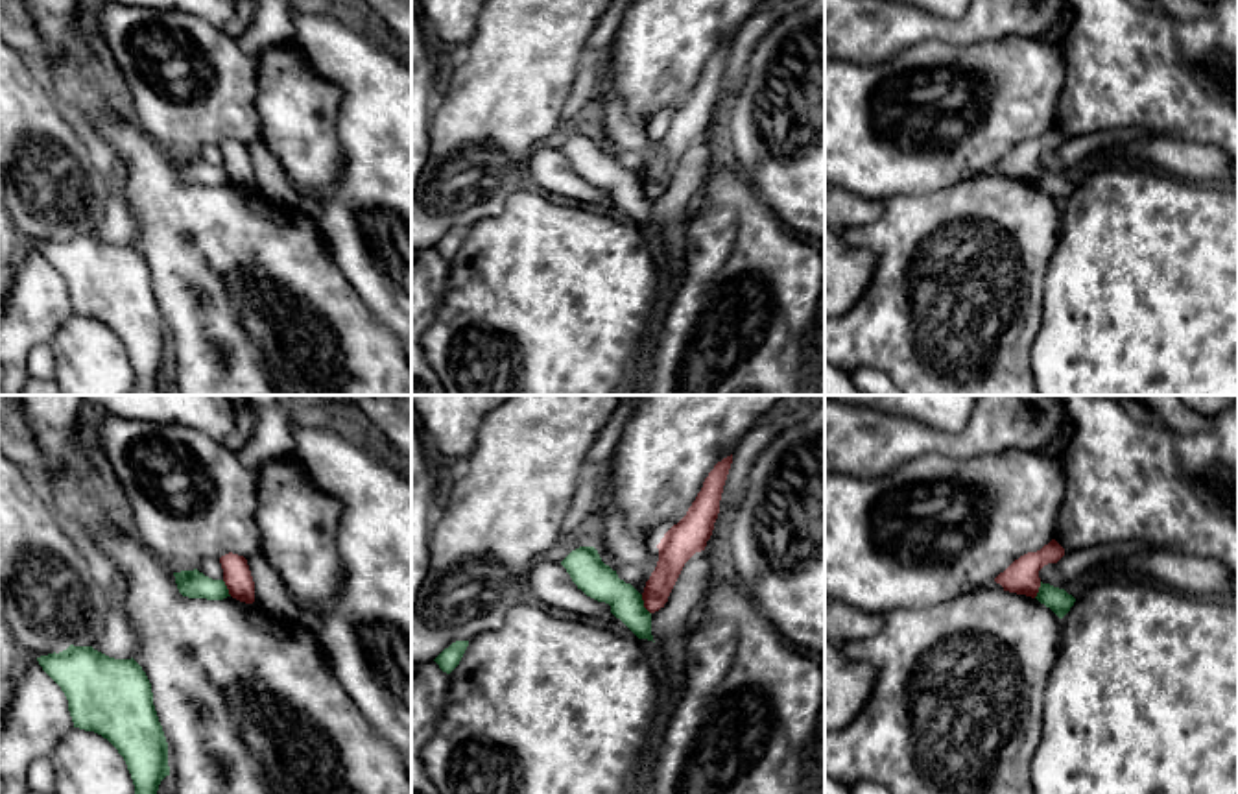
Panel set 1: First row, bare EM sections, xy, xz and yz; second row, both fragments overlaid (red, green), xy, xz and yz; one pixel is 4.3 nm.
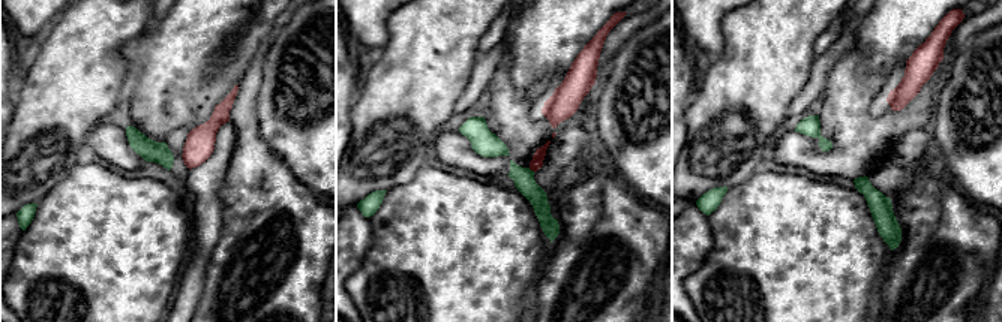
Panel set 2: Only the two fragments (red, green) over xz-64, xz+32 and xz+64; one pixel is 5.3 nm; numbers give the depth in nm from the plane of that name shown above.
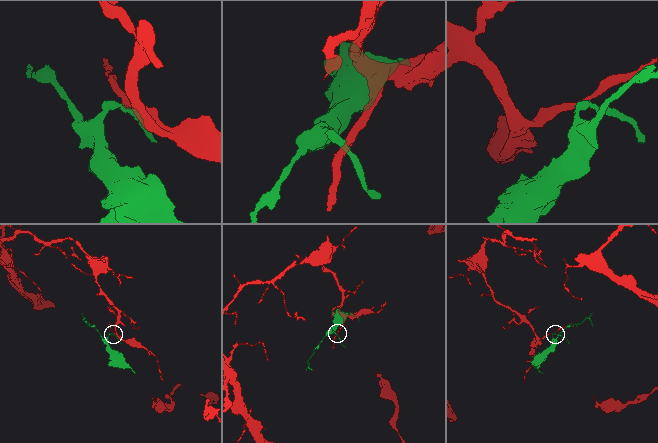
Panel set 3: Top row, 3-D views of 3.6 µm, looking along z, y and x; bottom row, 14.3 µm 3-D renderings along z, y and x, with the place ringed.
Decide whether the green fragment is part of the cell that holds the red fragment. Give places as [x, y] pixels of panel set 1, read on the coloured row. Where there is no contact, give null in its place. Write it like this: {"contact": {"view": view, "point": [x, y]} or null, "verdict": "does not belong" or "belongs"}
{"contact": {"view": "xz", "point": [644, 604]}, "verdict": "does not belong"}

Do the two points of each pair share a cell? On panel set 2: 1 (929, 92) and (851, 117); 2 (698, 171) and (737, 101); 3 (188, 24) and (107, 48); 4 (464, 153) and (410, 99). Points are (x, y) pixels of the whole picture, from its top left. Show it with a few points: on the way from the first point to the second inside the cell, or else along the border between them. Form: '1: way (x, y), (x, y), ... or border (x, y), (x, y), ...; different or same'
1: way (912, 111), (905, 119), (870, 119); same
2: way (698, 152), (701, 128), (717, 111); same
3: border (152, 23), (122, 48), (125, 75); different
4: border (438, 131), (431, 141); different

